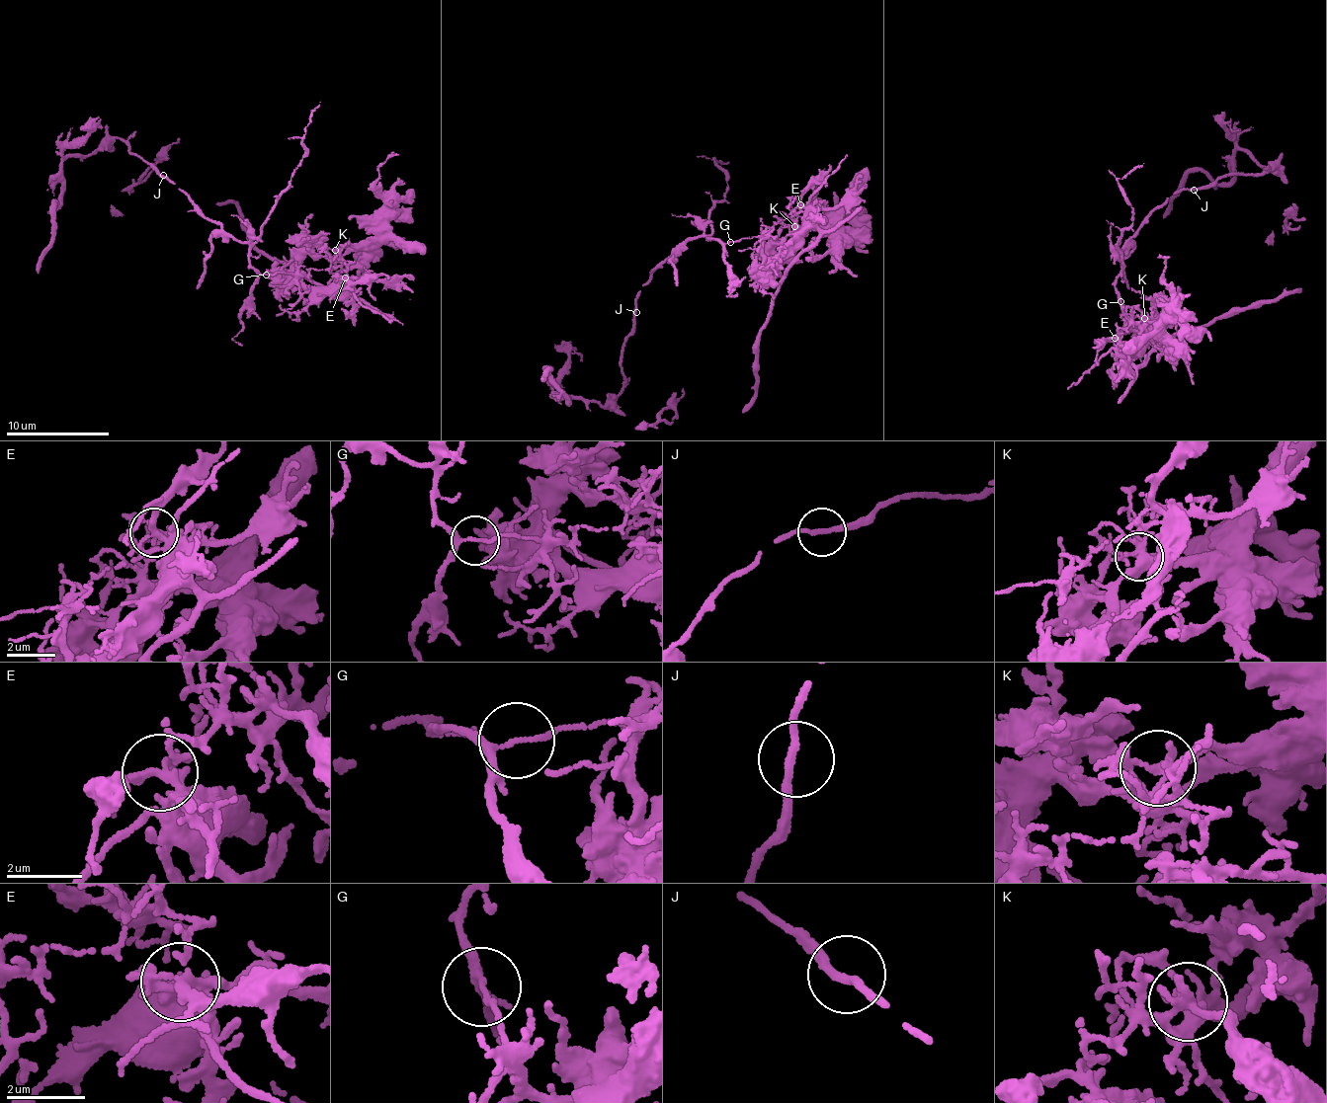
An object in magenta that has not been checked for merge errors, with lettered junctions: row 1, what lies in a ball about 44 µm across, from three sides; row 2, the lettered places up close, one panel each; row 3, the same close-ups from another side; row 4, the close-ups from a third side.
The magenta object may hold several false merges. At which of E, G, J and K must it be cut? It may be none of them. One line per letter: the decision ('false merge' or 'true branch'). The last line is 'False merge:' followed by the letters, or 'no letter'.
E: true branch
G: false merge
J: true branch
K: false merge
False merge: G, K

